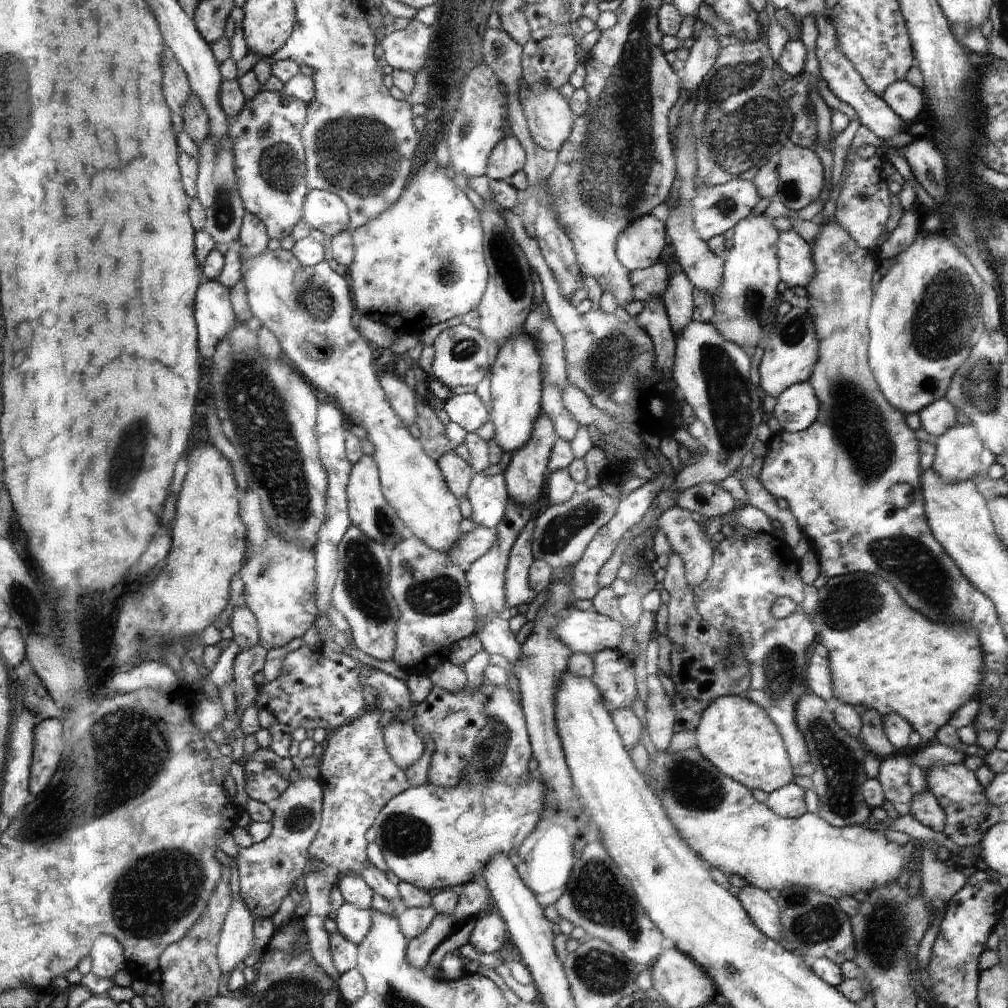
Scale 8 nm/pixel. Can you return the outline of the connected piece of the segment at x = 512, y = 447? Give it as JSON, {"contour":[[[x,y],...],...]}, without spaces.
{"contour":[[[523,333],[522,336],[512,336],[494,351],[494,364],[489,376],[491,401],[494,404],[493,437],[502,446],[507,460],[510,454],[529,442],[540,414],[544,414],[541,356],[527,333]]]}

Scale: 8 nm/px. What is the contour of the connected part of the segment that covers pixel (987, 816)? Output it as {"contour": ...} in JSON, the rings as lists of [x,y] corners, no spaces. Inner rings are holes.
{"contour":[[[938,764],[925,773],[928,789],[938,800],[946,815],[944,834],[959,848],[974,847],[986,831],[1000,822],[1001,807],[994,806],[986,796],[985,787],[976,779],[975,773],[962,764]]]}

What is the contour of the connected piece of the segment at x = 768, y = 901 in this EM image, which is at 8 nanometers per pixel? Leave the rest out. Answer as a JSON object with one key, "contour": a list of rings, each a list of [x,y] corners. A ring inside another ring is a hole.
{"contour":[[[746,885],[740,888],[738,900],[745,907],[745,911],[753,919],[754,924],[766,936],[782,943],[782,922],[780,922],[780,909],[776,901],[770,897],[767,891],[754,885]]]}

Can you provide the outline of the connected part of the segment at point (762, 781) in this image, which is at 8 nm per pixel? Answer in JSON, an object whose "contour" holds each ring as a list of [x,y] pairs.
{"contour":[[[724,695],[714,698],[700,715],[696,727],[697,749],[726,776],[746,788],[758,788],[770,794],[792,782],[794,776],[784,736],[778,734],[778,729],[761,705],[754,704],[745,696]]]}

